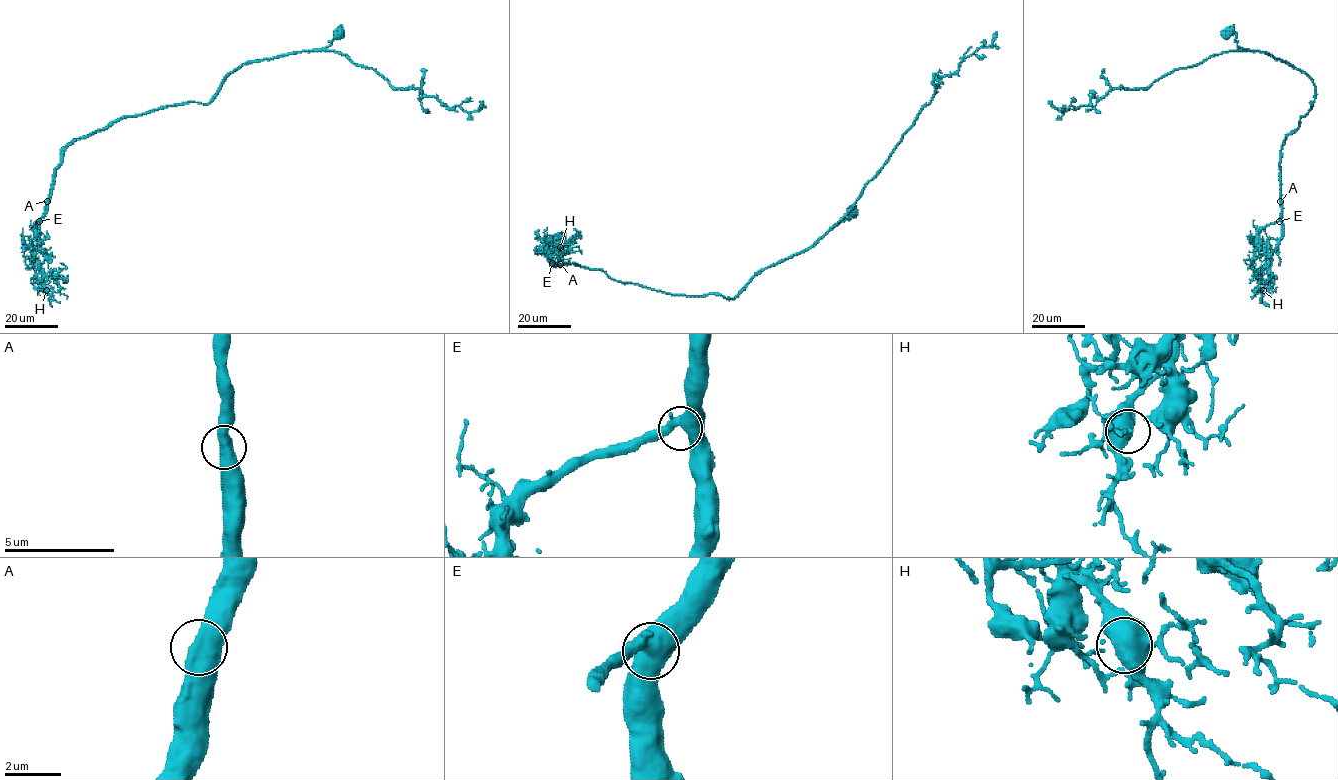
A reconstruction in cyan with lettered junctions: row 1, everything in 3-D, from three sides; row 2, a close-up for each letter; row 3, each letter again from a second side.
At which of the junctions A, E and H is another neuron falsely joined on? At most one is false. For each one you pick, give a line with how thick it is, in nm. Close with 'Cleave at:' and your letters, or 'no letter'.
Cleave at: no letter

